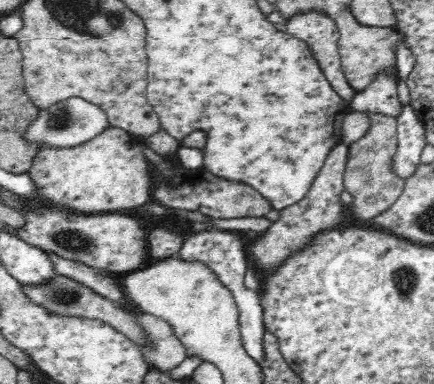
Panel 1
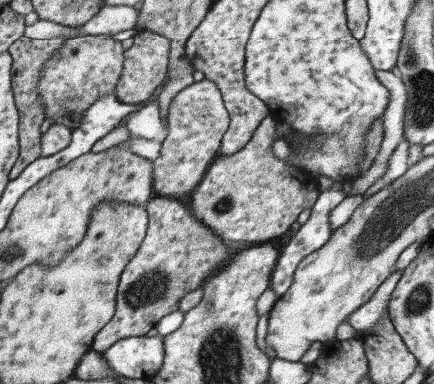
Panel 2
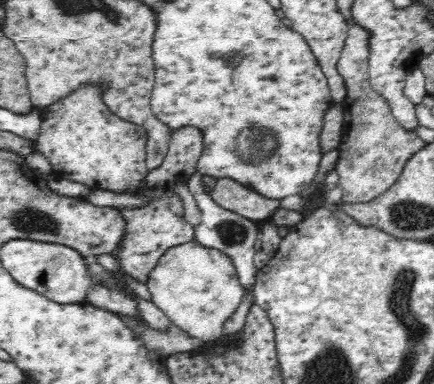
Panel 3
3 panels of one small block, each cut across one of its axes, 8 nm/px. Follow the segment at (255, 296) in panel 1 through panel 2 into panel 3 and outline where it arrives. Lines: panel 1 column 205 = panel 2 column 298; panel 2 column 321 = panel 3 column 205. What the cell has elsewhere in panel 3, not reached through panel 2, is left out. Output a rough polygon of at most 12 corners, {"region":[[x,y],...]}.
{"region":[[202,184],[188,190],[202,210],[196,236],[234,262],[240,284],[252,290],[256,240],[254,220],[218,206]]}

